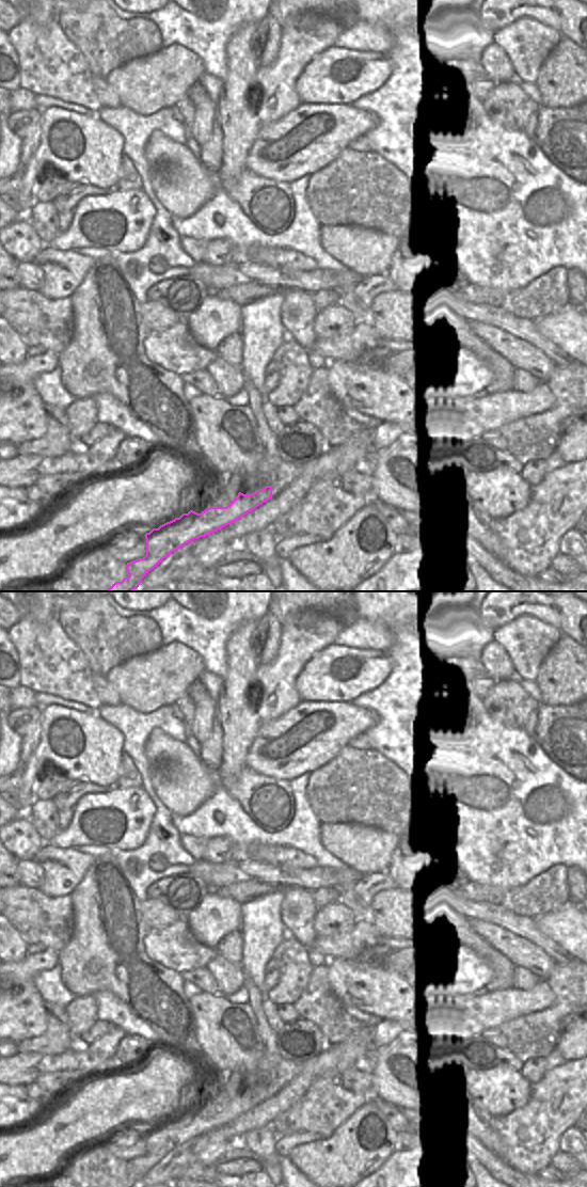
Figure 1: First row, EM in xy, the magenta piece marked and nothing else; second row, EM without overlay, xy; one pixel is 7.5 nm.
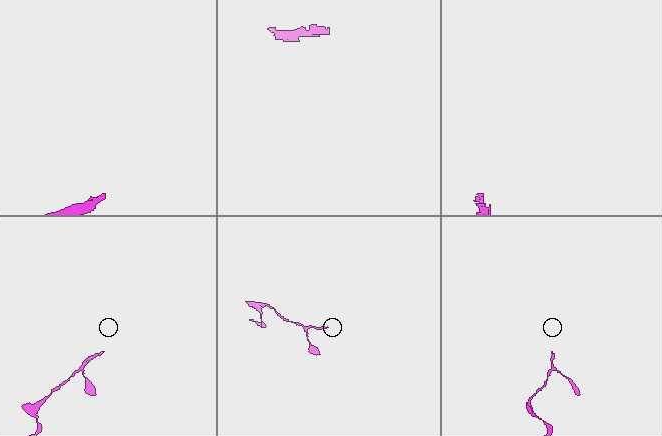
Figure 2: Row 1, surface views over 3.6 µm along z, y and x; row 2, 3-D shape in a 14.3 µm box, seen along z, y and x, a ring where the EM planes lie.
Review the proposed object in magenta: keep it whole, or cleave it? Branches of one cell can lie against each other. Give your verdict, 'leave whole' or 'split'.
split

